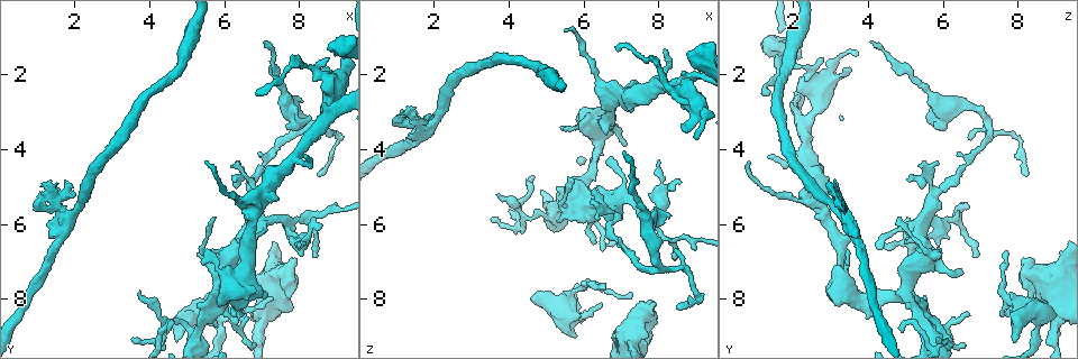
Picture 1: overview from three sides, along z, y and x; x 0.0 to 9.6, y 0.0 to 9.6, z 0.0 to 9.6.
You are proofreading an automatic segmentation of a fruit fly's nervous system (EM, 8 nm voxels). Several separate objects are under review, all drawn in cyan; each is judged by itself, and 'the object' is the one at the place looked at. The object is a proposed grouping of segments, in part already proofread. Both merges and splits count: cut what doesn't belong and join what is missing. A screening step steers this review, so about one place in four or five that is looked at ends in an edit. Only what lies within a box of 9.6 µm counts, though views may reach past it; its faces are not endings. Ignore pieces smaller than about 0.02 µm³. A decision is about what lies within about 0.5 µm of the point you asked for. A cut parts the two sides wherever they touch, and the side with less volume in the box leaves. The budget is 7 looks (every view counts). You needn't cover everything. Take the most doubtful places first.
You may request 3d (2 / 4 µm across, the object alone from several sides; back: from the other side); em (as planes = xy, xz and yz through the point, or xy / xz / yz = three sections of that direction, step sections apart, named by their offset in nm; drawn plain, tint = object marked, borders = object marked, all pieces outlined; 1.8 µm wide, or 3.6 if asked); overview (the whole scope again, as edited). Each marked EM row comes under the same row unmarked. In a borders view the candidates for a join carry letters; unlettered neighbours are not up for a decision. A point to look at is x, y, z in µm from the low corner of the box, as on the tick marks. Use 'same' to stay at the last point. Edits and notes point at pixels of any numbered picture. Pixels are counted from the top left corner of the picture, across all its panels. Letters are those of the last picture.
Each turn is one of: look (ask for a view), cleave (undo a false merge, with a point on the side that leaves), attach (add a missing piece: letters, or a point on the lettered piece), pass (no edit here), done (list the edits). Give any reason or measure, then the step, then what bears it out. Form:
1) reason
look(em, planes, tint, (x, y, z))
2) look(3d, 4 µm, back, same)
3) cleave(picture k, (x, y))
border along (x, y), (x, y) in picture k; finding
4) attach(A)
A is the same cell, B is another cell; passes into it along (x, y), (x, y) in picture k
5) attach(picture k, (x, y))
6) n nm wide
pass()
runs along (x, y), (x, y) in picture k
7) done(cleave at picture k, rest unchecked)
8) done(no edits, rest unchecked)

an open end
look(3d, 2 µm, (1.10, 5.25, 3.10))

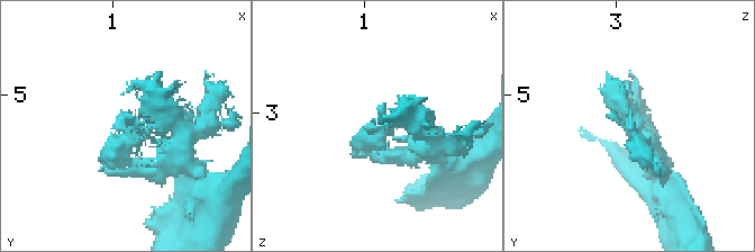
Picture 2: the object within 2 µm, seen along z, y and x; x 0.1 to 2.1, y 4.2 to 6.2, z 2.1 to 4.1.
look(em, yz, step 16, borders, (1.04, 5.20, 3.16))

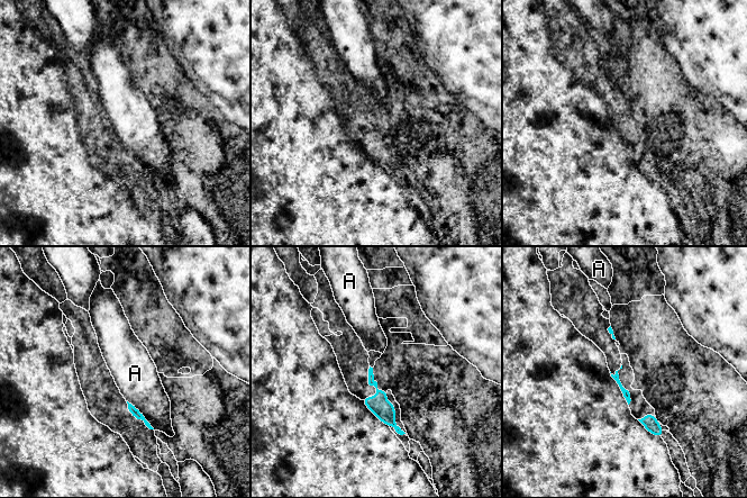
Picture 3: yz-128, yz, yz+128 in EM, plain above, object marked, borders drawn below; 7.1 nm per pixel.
look(em, planes, borders, same)

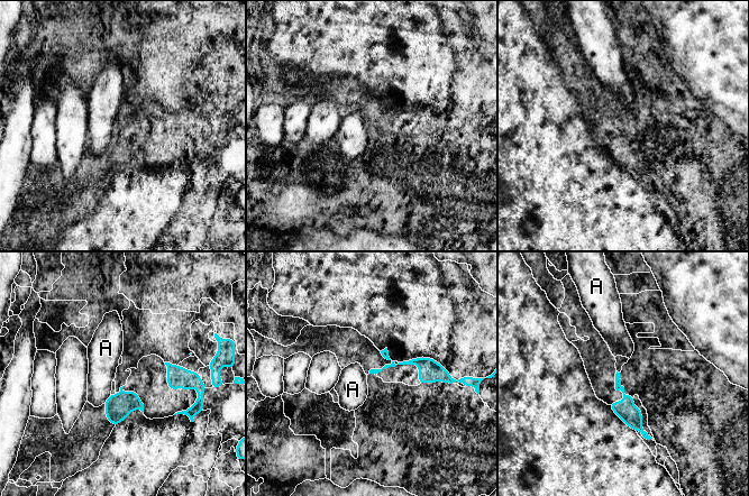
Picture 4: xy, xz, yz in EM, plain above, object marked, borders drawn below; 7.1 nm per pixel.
pass()
A is another cell; border along (110, 394), (103, 403) in picture 4; no lettered piece goes on from it

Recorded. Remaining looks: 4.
looks like a crossing
look(em, 3.6 µm, xz, step 4, borders, (6.00, 7.95, 4.90))

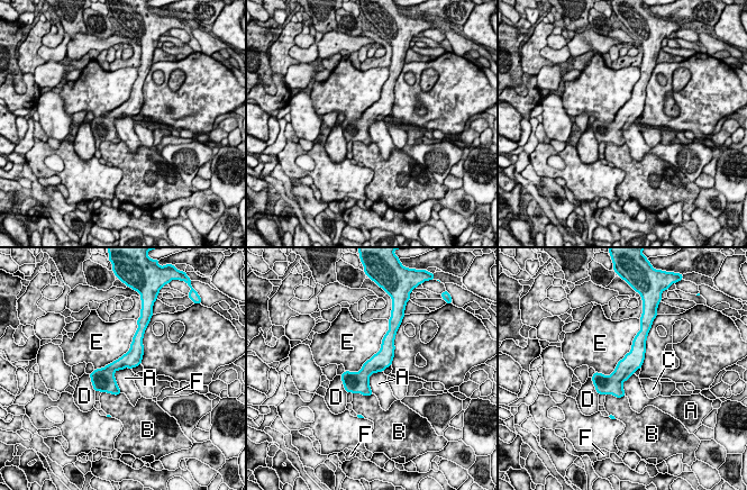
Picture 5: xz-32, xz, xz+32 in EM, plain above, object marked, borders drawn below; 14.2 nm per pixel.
pass()
A, B, C, D, E and F are other cells; runs along (640, 346), (634, 360), (600, 390) in picture 5; one cell here

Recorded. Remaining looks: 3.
calibre changes
look(3d, 4 µm, (7.15, 7.20, 9.15))

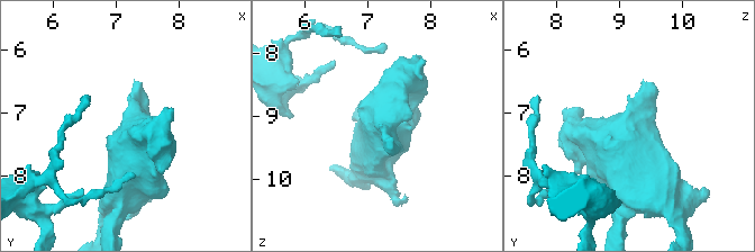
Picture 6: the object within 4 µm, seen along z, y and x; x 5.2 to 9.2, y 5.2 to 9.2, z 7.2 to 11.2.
look(em, 3.6 µm, xy, step 4, borders, (7.20, 7.20, 9.15))

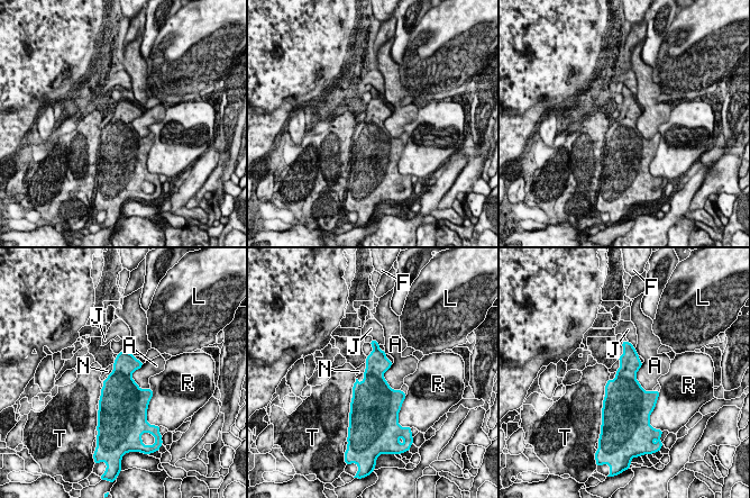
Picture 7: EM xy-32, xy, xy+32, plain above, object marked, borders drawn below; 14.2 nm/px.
A touches over 400 nm
pass()
A, F, J, L, N, R and T are other cells; border along (619, 359), (619, 368), (615, 372) in picture 7; one cell here

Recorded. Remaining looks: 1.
done(no edits, rest unchecked)

